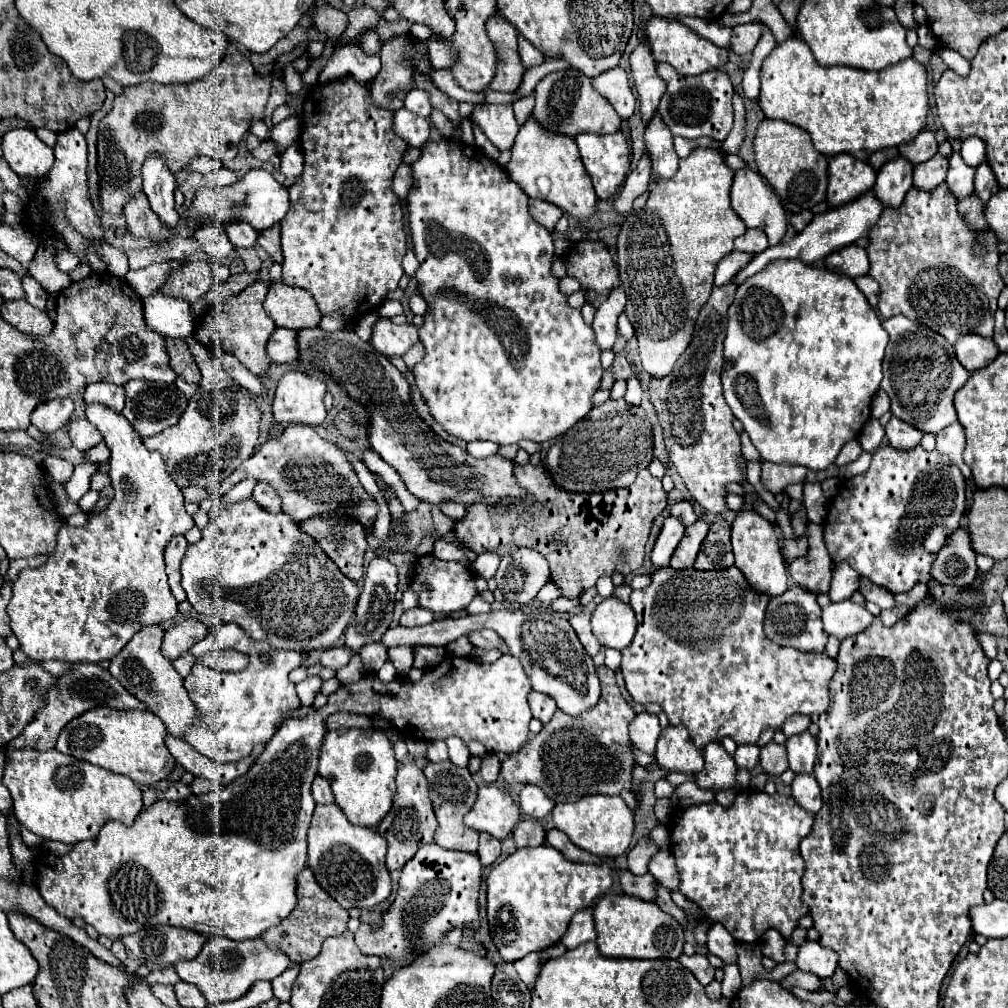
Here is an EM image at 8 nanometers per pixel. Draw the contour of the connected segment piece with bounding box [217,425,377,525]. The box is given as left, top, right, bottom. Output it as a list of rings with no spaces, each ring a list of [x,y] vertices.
[[[289,425],[277,435],[271,435],[263,445],[255,449],[253,457],[249,457],[249,461],[245,461],[241,469],[235,469],[225,481],[217,485],[217,493],[225,495],[241,479],[249,477],[273,485],[283,501],[283,513],[295,517],[297,521],[337,511],[337,507],[341,507],[343,503],[359,501],[367,501],[369,513],[351,513],[349,517],[357,517],[363,525],[373,525],[377,515],[373,499],[363,491],[347,457],[333,443],[321,439],[309,425]]]

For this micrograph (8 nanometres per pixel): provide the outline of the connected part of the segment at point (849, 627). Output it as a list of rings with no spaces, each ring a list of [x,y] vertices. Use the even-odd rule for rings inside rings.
[[[851,599],[841,603],[831,603],[829,607],[823,609],[825,631],[829,635],[835,635],[839,641],[863,633],[863,629],[869,629],[873,619],[875,617],[865,607],[855,605]]]

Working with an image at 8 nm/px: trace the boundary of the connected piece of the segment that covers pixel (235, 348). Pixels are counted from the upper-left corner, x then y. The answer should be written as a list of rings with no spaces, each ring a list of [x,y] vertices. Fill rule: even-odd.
[[[257,281],[255,285],[247,287],[239,295],[225,299],[223,303],[217,303],[211,309],[209,317],[203,321],[203,325],[199,325],[195,331],[195,339],[199,343],[235,355],[253,375],[265,375],[269,367],[269,359],[265,355],[265,343],[271,337],[275,323],[263,311],[263,299],[267,295],[267,287],[269,287],[267,283]]]

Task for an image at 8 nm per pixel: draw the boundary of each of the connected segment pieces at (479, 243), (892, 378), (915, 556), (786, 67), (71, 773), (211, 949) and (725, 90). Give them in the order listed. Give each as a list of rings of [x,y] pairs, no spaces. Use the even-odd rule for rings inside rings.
[[[441,139],[441,141],[425,141],[421,147],[421,155],[415,163],[411,163],[413,187],[407,195],[407,211],[409,211],[409,229],[413,239],[413,251],[417,261],[421,263],[417,271],[417,285],[427,301],[429,309],[425,315],[425,325],[419,329],[419,339],[425,345],[425,359],[413,367],[415,381],[425,397],[431,415],[445,427],[447,433],[471,441],[471,439],[489,439],[497,445],[511,445],[519,439],[529,439],[535,443],[545,443],[567,429],[571,429],[579,419],[583,419],[591,409],[591,397],[599,389],[599,381],[603,375],[599,357],[601,353],[593,345],[593,329],[583,323],[581,311],[571,309],[567,305],[567,297],[559,291],[559,279],[551,275],[553,263],[553,239],[551,233],[533,221],[527,211],[529,197],[521,193],[519,185],[509,179],[507,171],[501,169],[493,159],[471,145],[463,145],[461,139]]]
[[[903,315],[885,319],[883,327],[889,333],[889,345],[883,359],[881,389],[891,397],[891,413],[923,433],[939,433],[943,427],[955,423],[953,395],[967,383],[971,373],[957,361],[953,345],[939,333]]]
[[[883,445],[879,447],[875,453],[873,453],[873,459],[871,459],[871,467],[869,471],[857,475],[857,477],[851,477],[847,479],[837,497],[831,499],[831,505],[833,505],[833,511],[837,511],[837,515],[829,515],[829,519],[823,523],[823,541],[825,541],[825,547],[829,551],[829,557],[835,565],[839,563],[849,563],[861,577],[867,577],[871,583],[879,585],[879,587],[885,587],[887,591],[891,593],[907,593],[911,591],[917,583],[929,583],[933,577],[931,577],[931,567],[933,567],[933,561],[937,557],[937,553],[941,551],[941,547],[945,545],[945,541],[953,535],[953,529],[959,529],[961,527],[961,519],[965,515],[965,477],[961,475],[959,467],[949,463],[947,457],[939,455],[937,451],[925,451],[921,445],[909,449],[909,451],[903,451],[903,449],[893,449],[891,445]]]
[[[791,37],[763,61],[759,105],[767,119],[789,121],[809,131],[819,153],[849,153],[867,161],[871,153],[905,145],[923,131],[929,111],[927,71],[913,57],[883,71],[821,67],[809,45]]]
[[[57,749],[13,751],[11,755],[11,761],[5,763],[3,783],[11,791],[15,815],[21,825],[43,839],[73,845],[93,839],[109,819],[131,825],[143,809],[141,787],[125,775],[79,761]]]
[[[211,937],[195,959],[177,961],[173,967],[183,981],[197,985],[199,991],[207,997],[207,1001],[213,1005],[243,997],[259,979],[275,979],[289,967],[289,957],[281,951],[269,949],[261,939],[231,941],[227,937]]]
[[[659,63],[657,73],[667,83],[667,95],[661,97],[657,113],[673,135],[681,135],[687,139],[697,139],[707,135],[717,141],[723,141],[729,135],[733,127],[733,105],[731,105],[733,85],[727,73],[711,69],[697,77],[685,77],[685,75],[679,75],[669,63]],[[687,89],[693,89],[693,95],[679,95]]]

